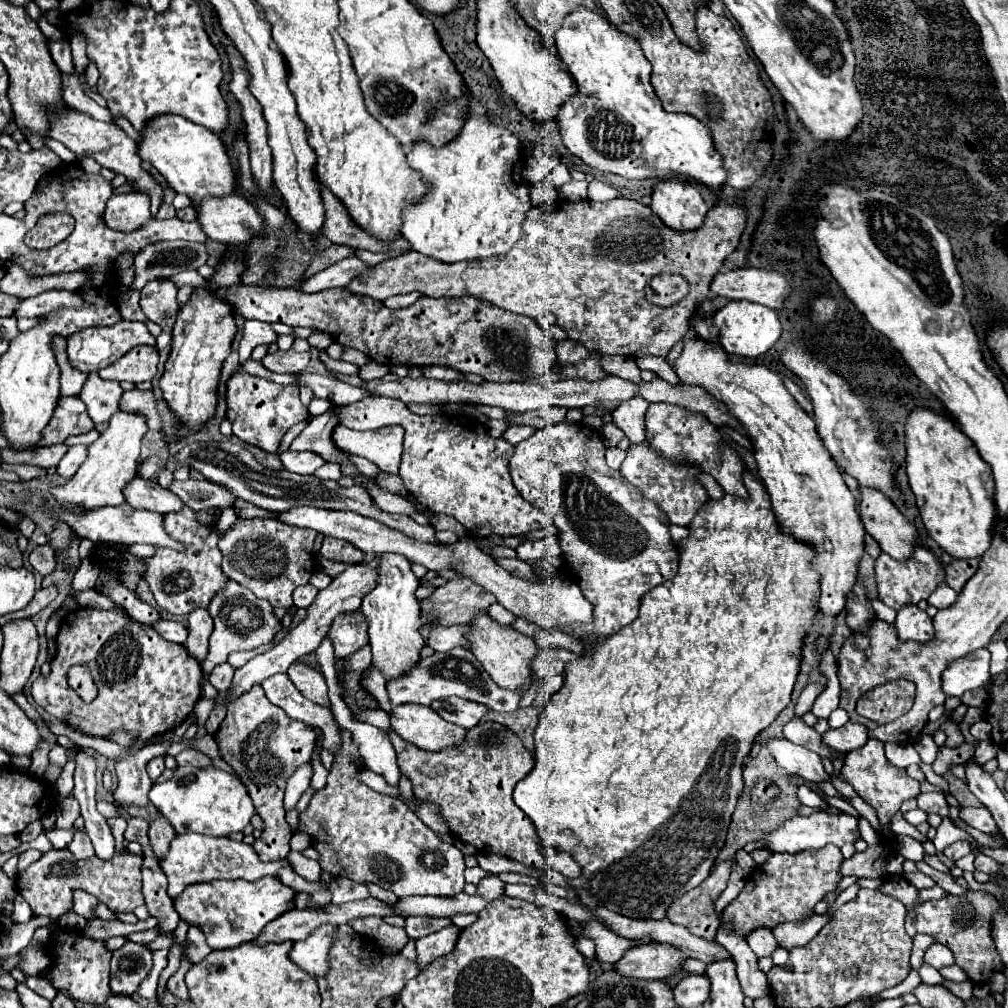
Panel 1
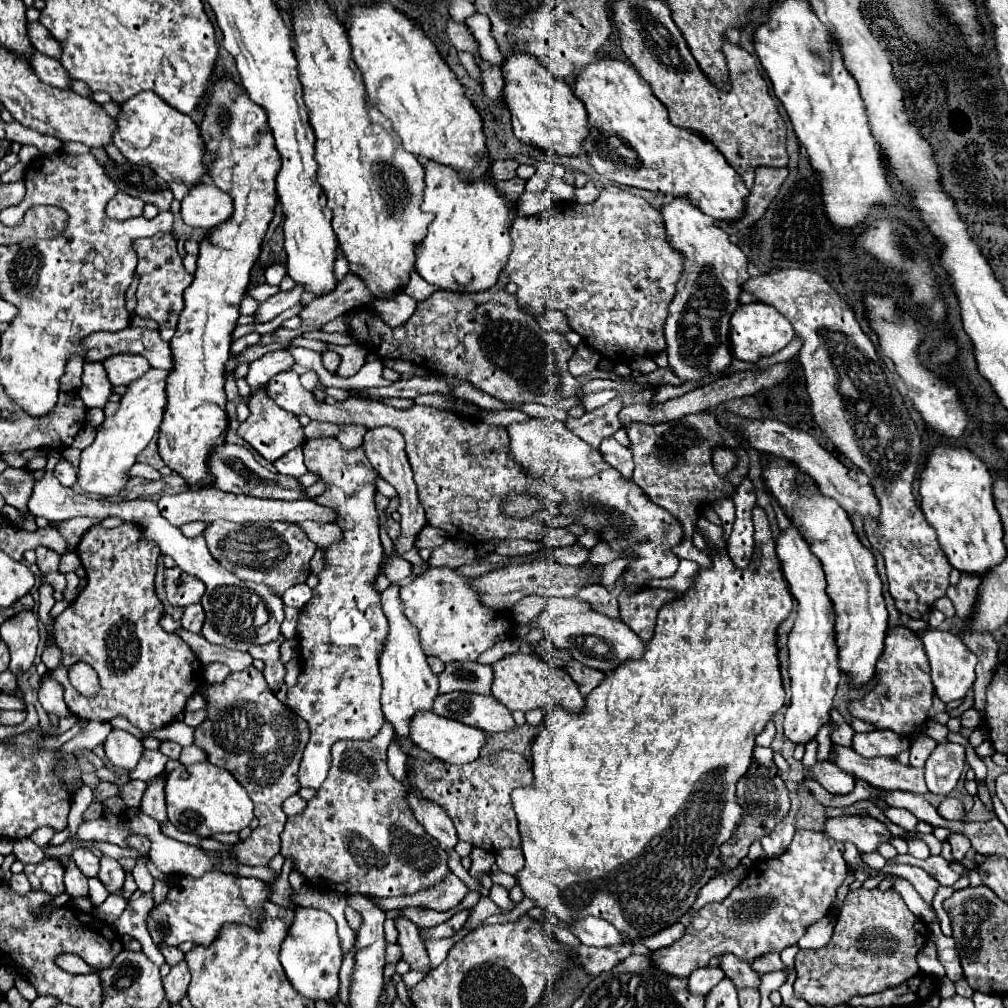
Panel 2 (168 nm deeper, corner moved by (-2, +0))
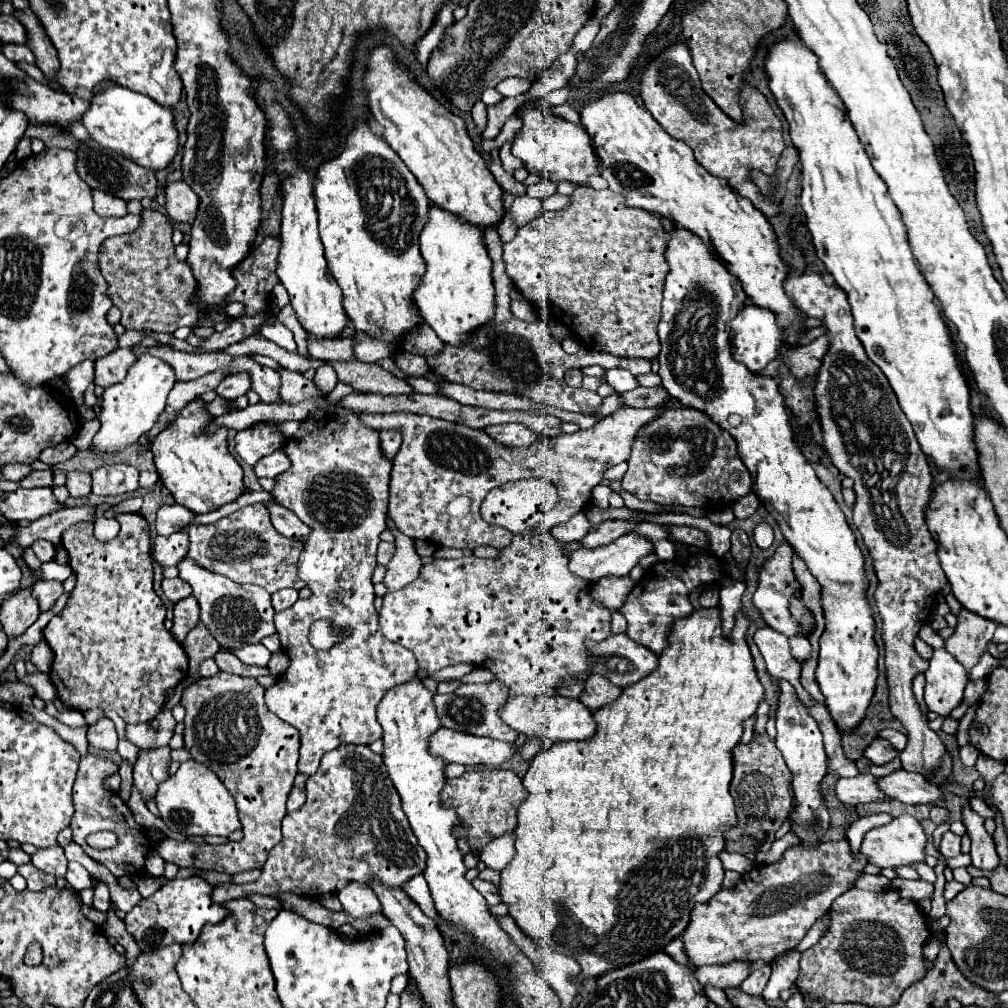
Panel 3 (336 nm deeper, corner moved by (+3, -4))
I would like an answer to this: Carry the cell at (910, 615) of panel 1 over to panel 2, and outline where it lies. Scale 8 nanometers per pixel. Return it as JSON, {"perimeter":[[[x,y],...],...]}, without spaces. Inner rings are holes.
{"perimeter":[[[926,628],[926,630],[922,630],[920,640],[922,640],[922,644],[926,648],[926,656],[930,660],[932,682],[934,682],[934,688],[936,688],[936,696],[942,702],[962,700],[966,696],[966,692],[972,688],[974,680],[976,680],[976,674],[974,674],[974,668],[978,664],[976,654],[962,642],[960,636],[954,636],[952,632]]]}

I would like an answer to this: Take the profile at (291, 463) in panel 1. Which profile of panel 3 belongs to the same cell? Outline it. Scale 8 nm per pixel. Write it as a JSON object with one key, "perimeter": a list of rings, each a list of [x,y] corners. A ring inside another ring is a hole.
{"perimeter":[[[275,450],[273,454],[261,458],[261,460],[253,466],[253,470],[255,470],[255,476],[257,476],[257,478],[261,478],[261,476],[265,476],[265,478],[275,478],[275,476],[283,474],[285,470],[289,470],[289,466],[291,466],[291,462],[289,462],[287,454],[285,454],[283,450]]]}

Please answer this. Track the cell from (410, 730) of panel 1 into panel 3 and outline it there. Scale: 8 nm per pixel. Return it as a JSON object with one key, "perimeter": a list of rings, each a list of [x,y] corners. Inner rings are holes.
{"perimeter":[[[441,728],[431,736],[431,752],[441,756],[447,762],[463,764],[463,766],[501,766],[511,760],[519,748],[515,744],[507,744],[493,738],[469,736],[465,732],[455,732],[449,728]]]}

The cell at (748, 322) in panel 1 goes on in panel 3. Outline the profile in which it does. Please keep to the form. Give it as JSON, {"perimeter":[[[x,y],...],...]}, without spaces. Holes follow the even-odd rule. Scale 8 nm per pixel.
{"perimeter":[[[747,304],[731,320],[733,328],[733,358],[743,362],[751,372],[759,372],[781,348],[781,330],[777,328],[775,314],[767,308]]]}

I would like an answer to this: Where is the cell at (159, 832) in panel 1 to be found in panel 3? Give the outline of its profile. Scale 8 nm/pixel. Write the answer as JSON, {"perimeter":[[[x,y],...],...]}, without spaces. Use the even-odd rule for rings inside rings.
{"perimeter":[[[169,746],[157,750],[139,750],[137,762],[133,764],[133,780],[145,800],[153,798],[157,786],[169,778],[169,764],[171,764],[169,752],[171,752]]]}

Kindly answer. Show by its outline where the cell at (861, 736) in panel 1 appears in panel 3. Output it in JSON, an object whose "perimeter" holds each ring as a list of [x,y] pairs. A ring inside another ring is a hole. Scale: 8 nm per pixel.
{"perimeter":[[[877,738],[867,750],[865,750],[865,758],[869,758],[875,766],[881,766],[881,764],[887,764],[891,760],[895,760],[899,756],[899,752],[883,738]]]}

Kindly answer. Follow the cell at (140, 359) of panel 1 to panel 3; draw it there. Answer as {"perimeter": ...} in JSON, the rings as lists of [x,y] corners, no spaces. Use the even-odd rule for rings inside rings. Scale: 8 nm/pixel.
{"perimeter":[[[117,348],[109,352],[105,358],[95,360],[95,386],[107,388],[117,382],[123,382],[129,368],[135,362],[135,354],[131,348]]]}

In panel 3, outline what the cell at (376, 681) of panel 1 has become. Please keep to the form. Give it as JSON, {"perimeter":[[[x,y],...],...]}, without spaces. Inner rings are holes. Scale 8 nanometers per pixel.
{"perimeter":[[[345,744],[337,750],[327,752],[321,758],[317,774],[307,780],[307,802],[299,810],[289,812],[283,818],[281,832],[283,838],[269,852],[259,880],[243,886],[217,884],[212,893],[214,902],[223,904],[249,892],[257,892],[263,896],[275,892],[293,892],[299,896],[319,898],[321,894],[343,888],[351,880],[369,884],[371,878],[377,878],[381,880],[381,884],[393,888],[403,886],[403,882],[407,882],[411,876],[425,870],[425,850],[419,846],[409,822],[405,820],[405,814],[401,812],[401,800],[397,798],[397,790],[393,790],[393,782],[389,782],[389,774],[385,774],[385,764],[381,762],[381,756],[373,754],[369,746]]]}

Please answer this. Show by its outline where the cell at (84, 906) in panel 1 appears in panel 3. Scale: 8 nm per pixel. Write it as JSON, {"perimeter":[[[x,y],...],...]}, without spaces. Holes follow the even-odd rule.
{"perimeter":[[[49,846],[49,848],[37,848],[37,852],[31,856],[31,862],[55,878],[63,878],[67,872],[67,858],[63,854],[61,846]]]}

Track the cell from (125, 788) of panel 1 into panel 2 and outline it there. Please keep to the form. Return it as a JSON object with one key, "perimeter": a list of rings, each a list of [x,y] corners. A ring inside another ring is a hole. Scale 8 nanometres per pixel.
{"perimeter":[[[112,730],[108,734],[108,740],[104,742],[104,750],[108,760],[126,772],[134,770],[134,766],[140,762],[144,754],[142,740],[124,730]]]}

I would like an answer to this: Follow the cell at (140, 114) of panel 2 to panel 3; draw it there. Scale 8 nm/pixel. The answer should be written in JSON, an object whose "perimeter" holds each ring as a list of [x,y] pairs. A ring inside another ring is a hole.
{"perimeter":[[[109,86],[93,94],[89,110],[83,114],[81,122],[89,136],[101,146],[111,148],[155,172],[167,168],[177,152],[177,130],[171,110],[153,102],[149,96],[135,94],[123,86]]]}

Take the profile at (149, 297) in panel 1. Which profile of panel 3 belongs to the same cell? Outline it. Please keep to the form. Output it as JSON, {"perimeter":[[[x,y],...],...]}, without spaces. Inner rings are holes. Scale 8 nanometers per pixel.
{"perimeter":[[[143,208],[139,216],[141,226],[133,234],[107,238],[99,250],[99,268],[107,280],[107,294],[111,302],[121,310],[121,324],[127,330],[153,330],[165,334],[173,334],[179,326],[195,328],[197,320],[203,314],[201,310],[197,310],[197,304],[193,300],[197,296],[197,280],[191,272],[191,266],[175,258],[175,246],[171,242],[173,226],[165,214],[151,208]]]}

